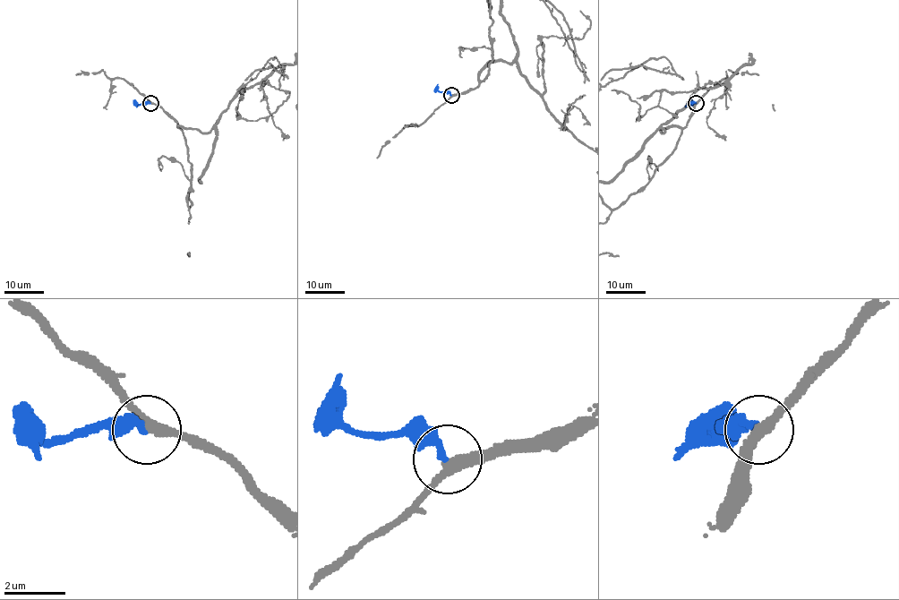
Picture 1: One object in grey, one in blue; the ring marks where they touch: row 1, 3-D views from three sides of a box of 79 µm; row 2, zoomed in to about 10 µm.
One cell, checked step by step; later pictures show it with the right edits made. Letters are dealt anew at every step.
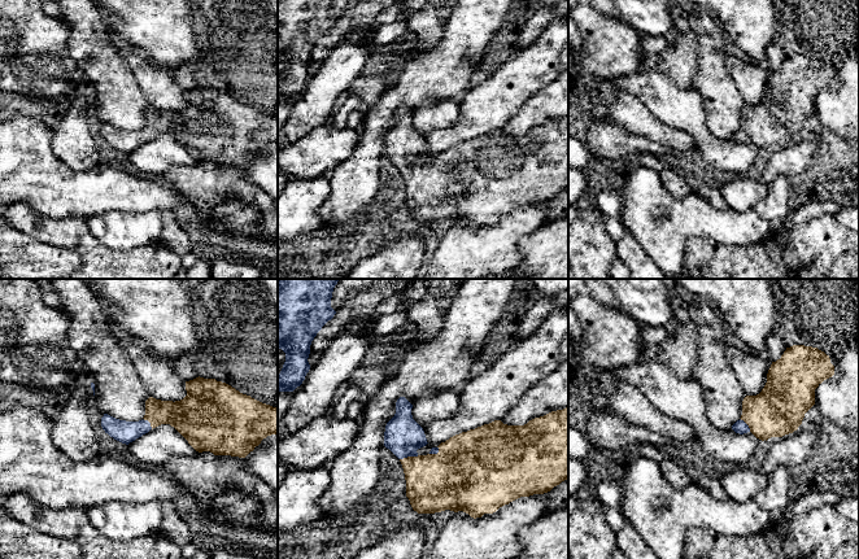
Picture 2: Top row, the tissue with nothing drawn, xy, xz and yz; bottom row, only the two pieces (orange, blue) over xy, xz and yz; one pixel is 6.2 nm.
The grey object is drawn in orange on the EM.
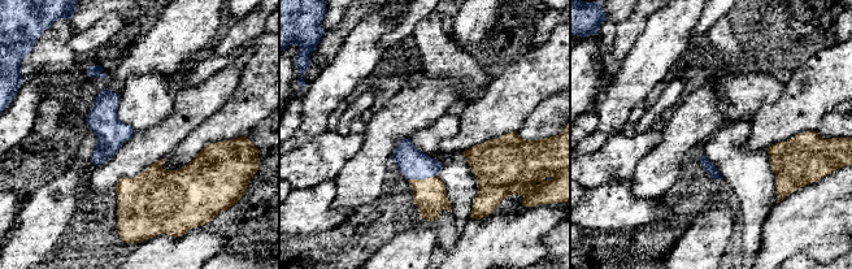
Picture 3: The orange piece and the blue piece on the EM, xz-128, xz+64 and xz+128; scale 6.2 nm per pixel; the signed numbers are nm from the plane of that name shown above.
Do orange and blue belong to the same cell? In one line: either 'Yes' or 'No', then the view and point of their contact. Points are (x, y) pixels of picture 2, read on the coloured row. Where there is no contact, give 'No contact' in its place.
Yes. Touches orange at xz (409, 457)

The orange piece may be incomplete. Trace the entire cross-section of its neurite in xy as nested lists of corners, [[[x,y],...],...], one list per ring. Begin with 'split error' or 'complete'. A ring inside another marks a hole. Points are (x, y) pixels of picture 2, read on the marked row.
split error | [[[199,376],[186,381],[186,390],[187,396],[175,402],[149,397],[145,401],[145,415],[139,422],[119,420],[104,414],[101,427],[114,440],[128,445],[151,429],[170,424],[199,453],[239,458],[245,458],[267,436],[278,434],[278,409],[243,394],[226,383]]]

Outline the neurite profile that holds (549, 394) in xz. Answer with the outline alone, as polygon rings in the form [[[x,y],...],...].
[[[568,333],[561,344],[559,366],[536,383],[501,420],[524,425],[535,418],[568,407]]]

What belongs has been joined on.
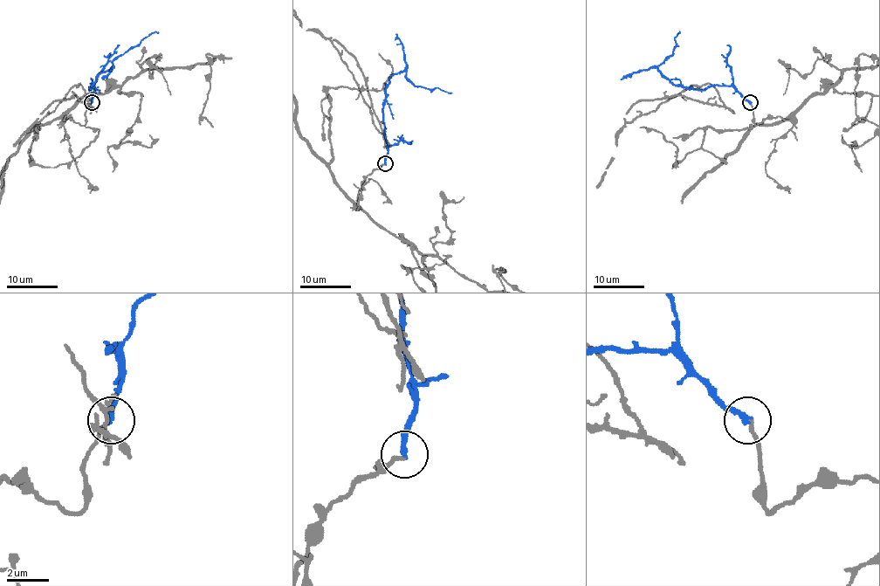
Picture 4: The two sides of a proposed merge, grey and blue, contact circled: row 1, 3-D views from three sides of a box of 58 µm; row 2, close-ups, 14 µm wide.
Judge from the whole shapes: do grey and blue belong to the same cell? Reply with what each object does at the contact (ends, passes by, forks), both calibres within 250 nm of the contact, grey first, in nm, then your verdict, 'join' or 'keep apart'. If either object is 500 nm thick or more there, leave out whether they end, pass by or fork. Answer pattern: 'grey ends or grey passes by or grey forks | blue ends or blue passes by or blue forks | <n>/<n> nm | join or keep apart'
grey ends | blue ends | 180/260 nm | keep apart

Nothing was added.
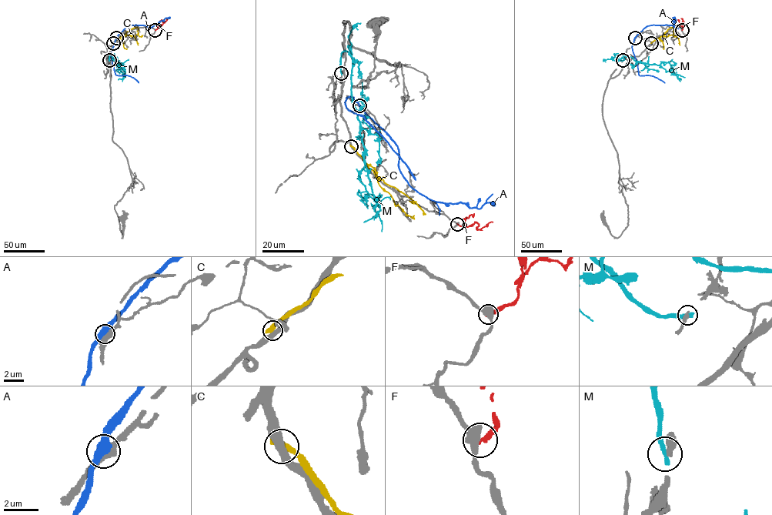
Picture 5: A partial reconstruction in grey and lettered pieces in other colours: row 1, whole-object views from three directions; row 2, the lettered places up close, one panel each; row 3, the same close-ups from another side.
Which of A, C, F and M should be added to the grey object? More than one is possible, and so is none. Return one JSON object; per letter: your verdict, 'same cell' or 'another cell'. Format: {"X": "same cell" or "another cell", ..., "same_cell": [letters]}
{"A": "another cell", "C": "another cell", "F": "another cell", "M": "another cell", "same_cell": []}

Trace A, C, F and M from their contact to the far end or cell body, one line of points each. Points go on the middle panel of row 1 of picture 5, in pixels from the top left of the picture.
A: (359, 105), (396, 145), (400, 172), (417, 192), (436, 202), (462, 202), (479, 209), (492, 193)
C: (351, 146), (379, 179), (404, 193), (426, 214)
F: (458, 224), (467, 227), (476, 222), (480, 229), (492, 222)
M: (341, 73), (341, 55), (348, 51), (352, 65), (352, 101), (359, 122), (365, 166), (380, 209), (363, 222)

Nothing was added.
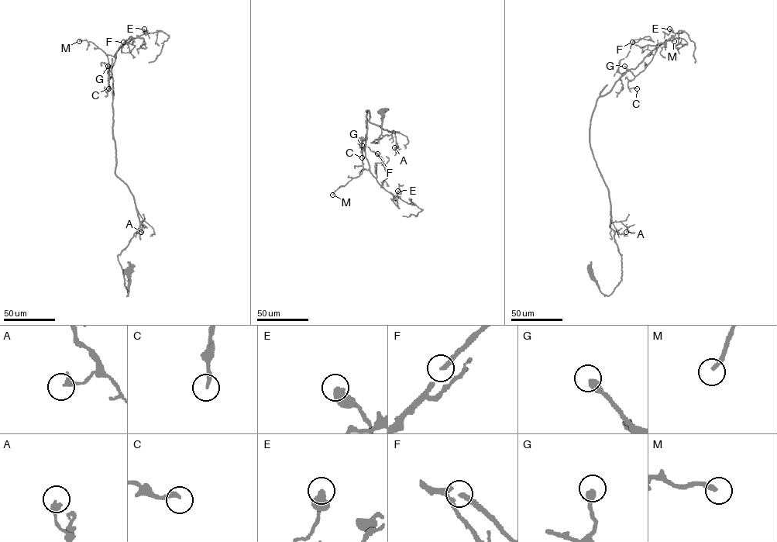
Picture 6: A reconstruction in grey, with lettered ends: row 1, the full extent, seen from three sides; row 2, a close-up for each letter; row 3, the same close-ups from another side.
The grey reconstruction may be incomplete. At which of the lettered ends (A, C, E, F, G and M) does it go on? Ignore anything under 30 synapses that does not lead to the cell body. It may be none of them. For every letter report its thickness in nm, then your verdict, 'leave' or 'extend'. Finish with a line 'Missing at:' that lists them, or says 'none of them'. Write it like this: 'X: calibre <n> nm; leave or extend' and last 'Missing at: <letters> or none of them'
A: calibre 320 nm; leave
C: calibre 220 nm; leave
E: calibre 500 nm; leave
F: calibre 170 nm; leave
G: calibre 400 nm; extend
M: calibre 240 nm; extend
Missing at: G, M

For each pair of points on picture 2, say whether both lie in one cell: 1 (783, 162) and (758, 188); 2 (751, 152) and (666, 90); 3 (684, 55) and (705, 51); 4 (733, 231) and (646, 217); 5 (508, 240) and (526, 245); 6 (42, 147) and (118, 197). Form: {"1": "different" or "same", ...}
{"1": "different", "2": "same", "3": "different", "4": "same", "5": "different", "6": "same"}

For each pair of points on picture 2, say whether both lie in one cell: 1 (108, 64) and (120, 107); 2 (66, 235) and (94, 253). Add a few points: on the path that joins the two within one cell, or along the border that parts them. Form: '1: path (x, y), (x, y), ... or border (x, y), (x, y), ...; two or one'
1: path (108, 74), (117, 96); one
2: path (73, 235), (87, 247); one

